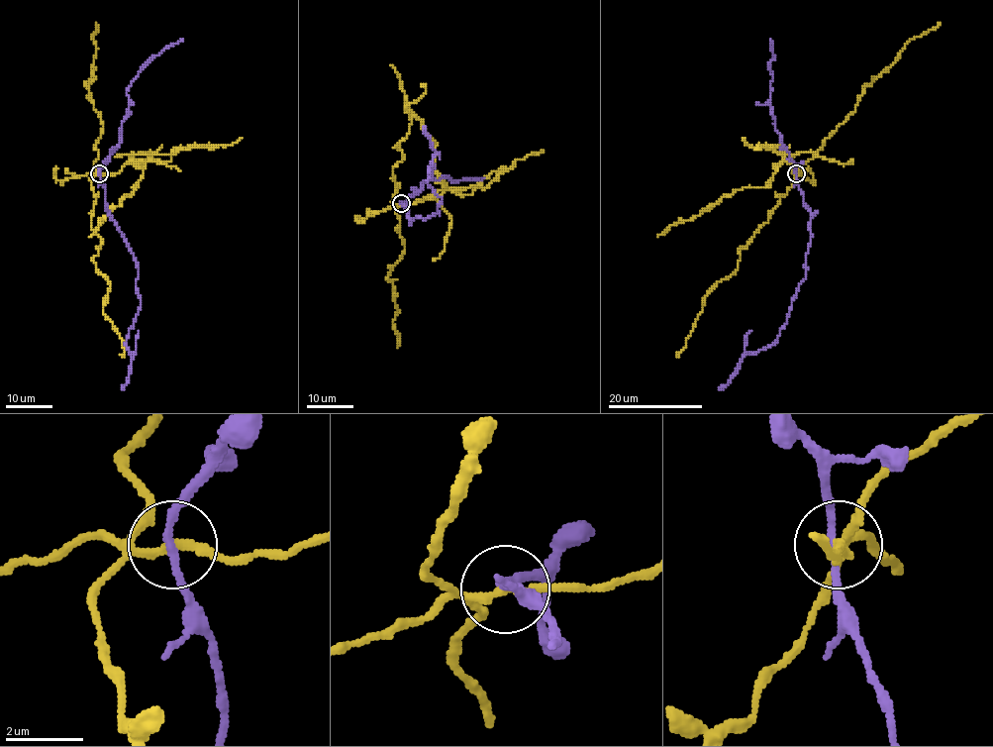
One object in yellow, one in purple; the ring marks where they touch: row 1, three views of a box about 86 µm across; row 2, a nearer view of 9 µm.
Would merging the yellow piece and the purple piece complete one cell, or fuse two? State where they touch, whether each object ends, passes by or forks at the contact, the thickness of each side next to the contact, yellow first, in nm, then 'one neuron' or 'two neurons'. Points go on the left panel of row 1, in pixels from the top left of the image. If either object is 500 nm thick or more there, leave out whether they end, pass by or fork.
at (99, 173); yellow passes by; purple passes by; 200 nm thick on the yellow side, 180 nm on the other; two neurons

